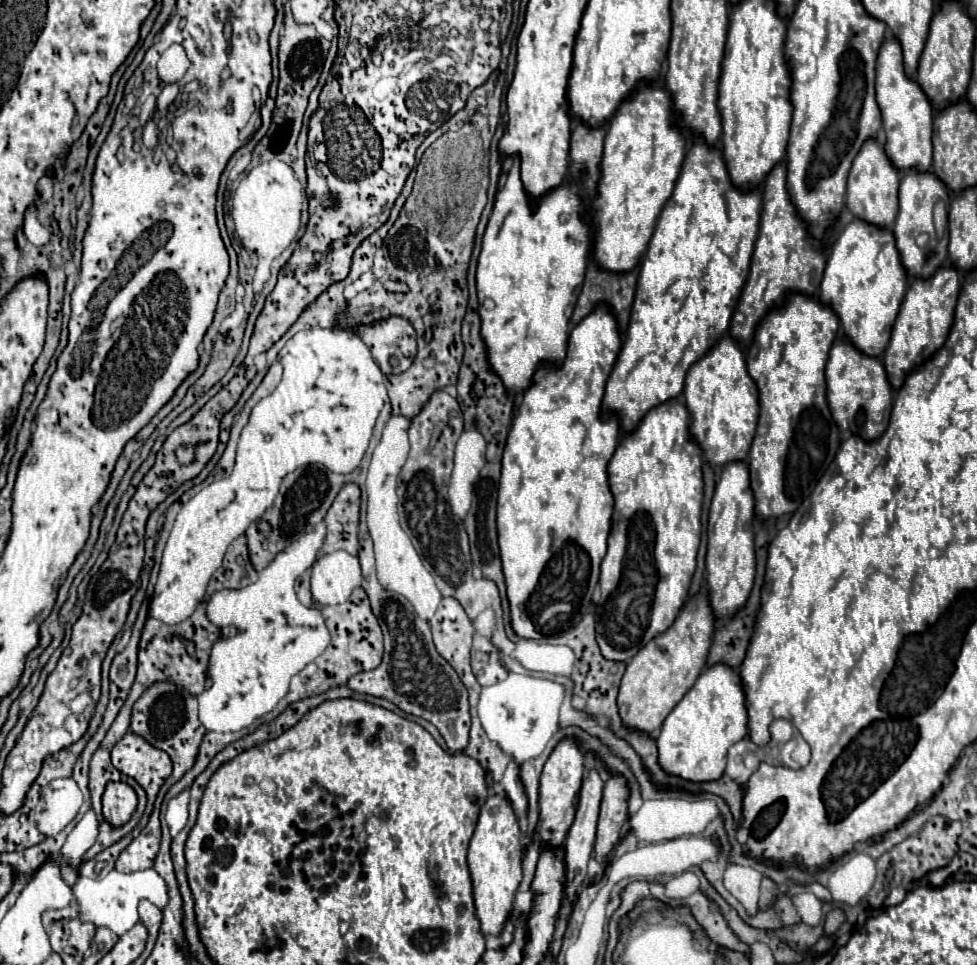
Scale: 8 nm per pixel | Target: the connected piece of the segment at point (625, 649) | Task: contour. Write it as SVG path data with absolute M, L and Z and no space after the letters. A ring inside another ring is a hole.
M672 399L654 407L634 433L620 439L608 463L614 495L608 553L600 565L602 607L596 615L596 641L602 657L630 663L656 635L662 635L688 597L700 545L702 459L690 441L688 409Z

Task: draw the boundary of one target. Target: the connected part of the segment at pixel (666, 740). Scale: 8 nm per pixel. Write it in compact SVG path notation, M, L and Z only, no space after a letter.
M726 665L704 669L692 689L666 717L658 745L658 765L664 773L692 783L718 781L726 769L728 747L746 737L746 707L740 677Z

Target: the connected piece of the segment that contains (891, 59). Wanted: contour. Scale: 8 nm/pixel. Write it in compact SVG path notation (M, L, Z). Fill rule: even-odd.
M888 39L878 53L878 63L876 63L876 101L882 111L882 125L884 125L884 151L892 165L896 169L918 169L920 173L926 173L932 167L932 105L918 87L916 81L910 81L904 73L902 67L902 49L896 39Z

